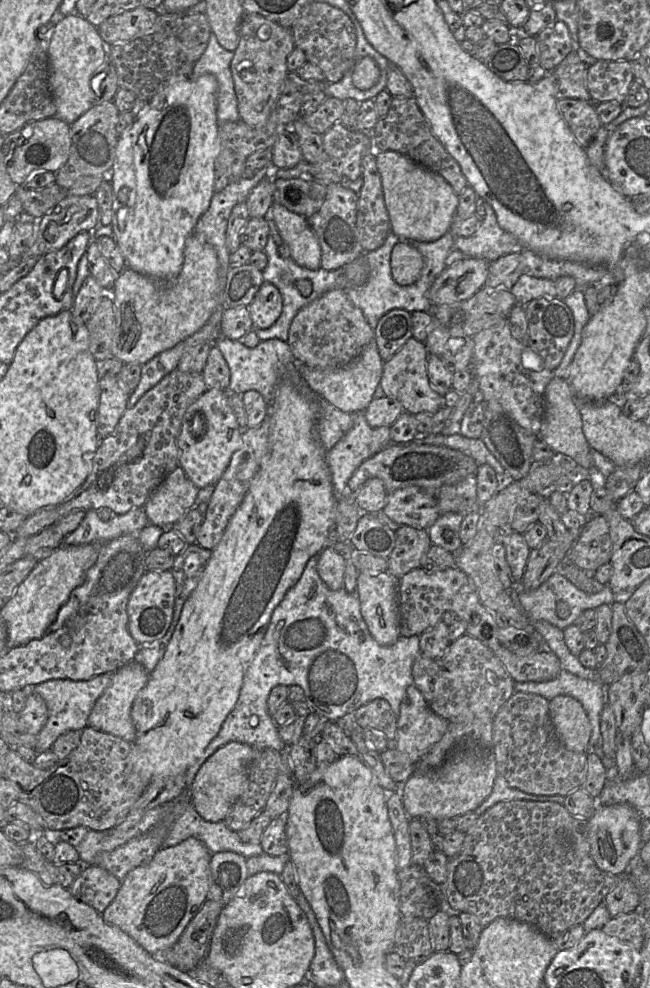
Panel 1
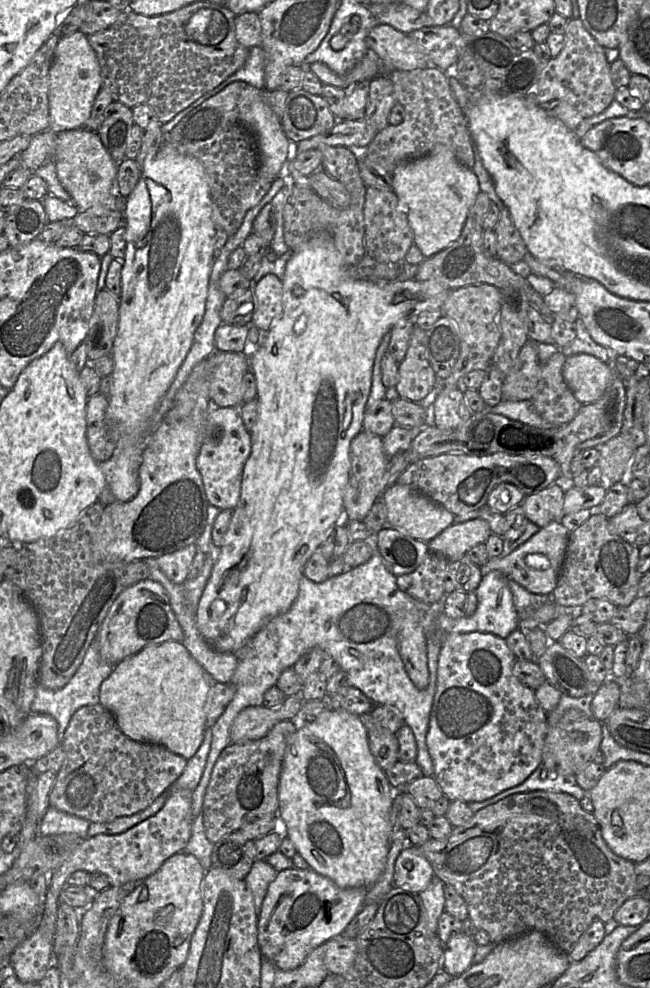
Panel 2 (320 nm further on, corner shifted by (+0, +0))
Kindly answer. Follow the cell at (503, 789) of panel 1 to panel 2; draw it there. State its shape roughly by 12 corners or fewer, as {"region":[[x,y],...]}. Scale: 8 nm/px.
{"region":[[540,764],[521,784],[484,801],[467,804],[475,813],[511,794],[564,792],[577,800],[588,794],[575,775],[559,775]]}

